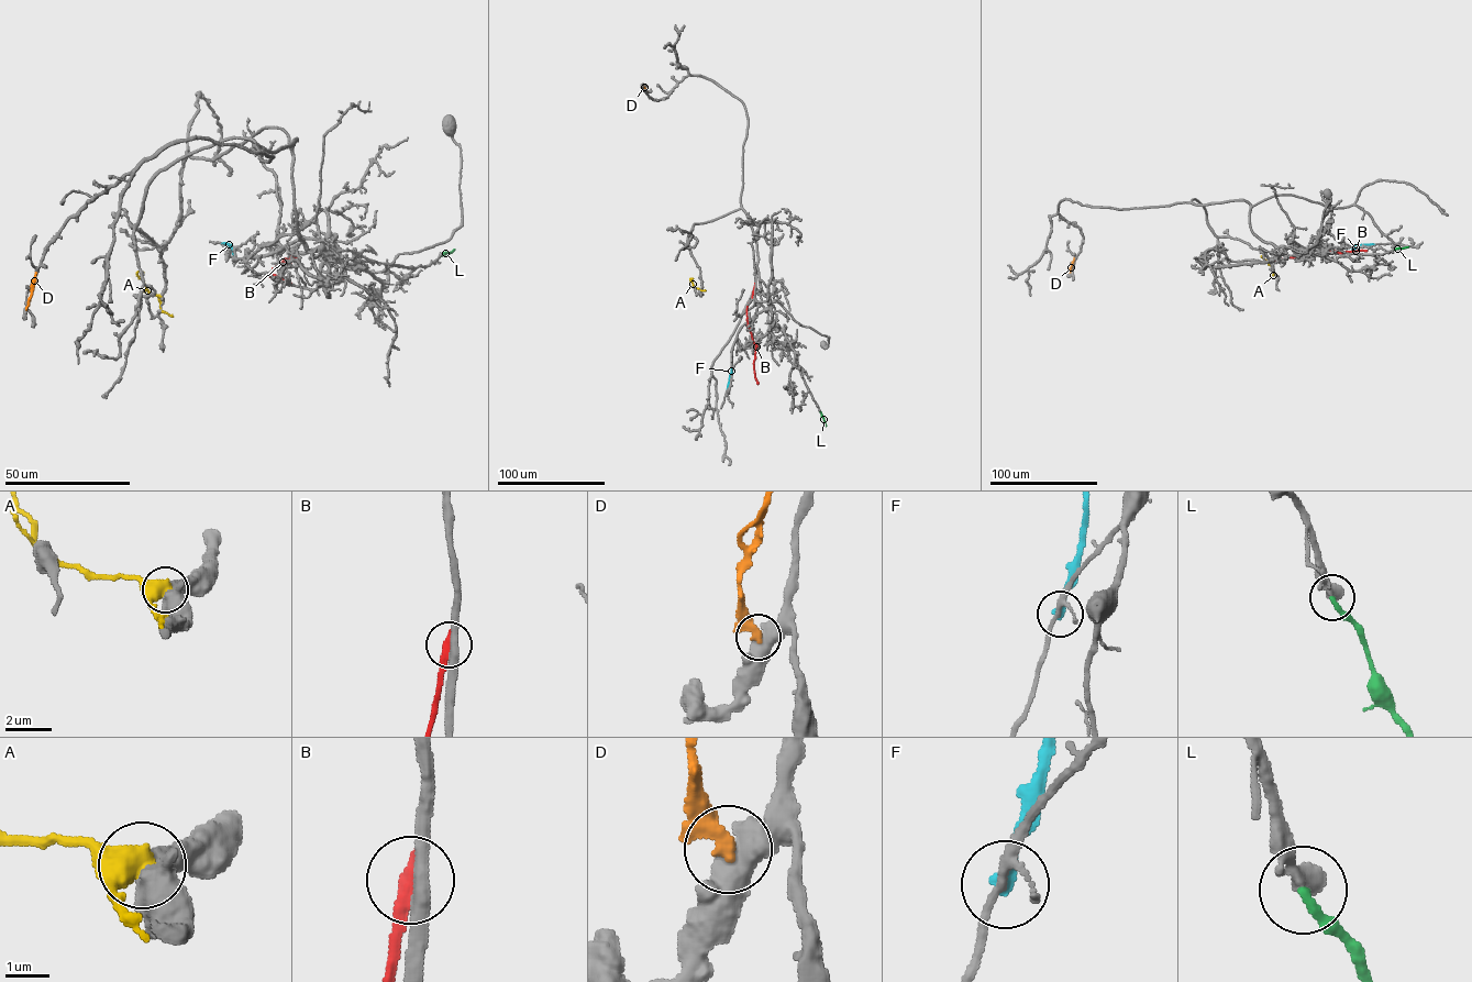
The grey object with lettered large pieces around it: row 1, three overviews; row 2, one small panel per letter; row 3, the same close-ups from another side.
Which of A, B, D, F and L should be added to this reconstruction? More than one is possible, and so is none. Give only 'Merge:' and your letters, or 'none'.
Merge: L

